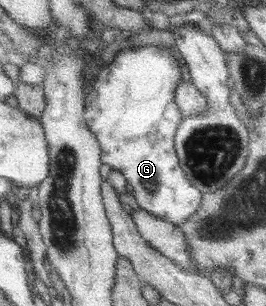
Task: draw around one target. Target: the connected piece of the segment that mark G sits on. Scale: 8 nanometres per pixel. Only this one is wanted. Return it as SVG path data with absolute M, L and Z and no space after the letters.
M161 44L125 48L97 74L96 81L86 96L87 125L102 146L102 161L112 170L118 170L124 175L129 191L141 208L176 225L191 218L203 200L202 190L187 178L175 144L175 137L185 118L175 100L176 90L181 83L181 66L166 46Z

